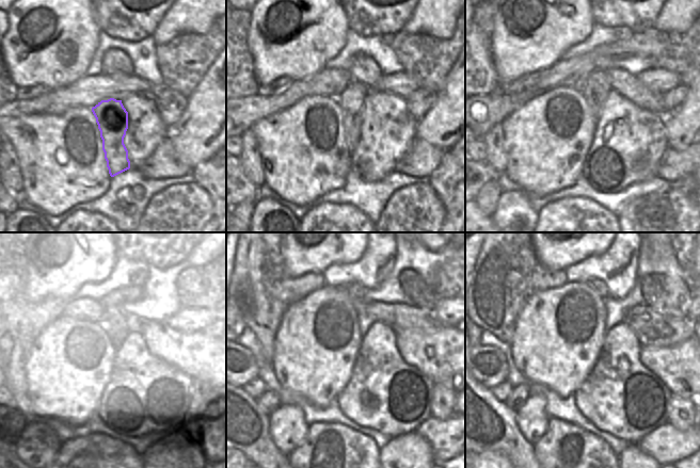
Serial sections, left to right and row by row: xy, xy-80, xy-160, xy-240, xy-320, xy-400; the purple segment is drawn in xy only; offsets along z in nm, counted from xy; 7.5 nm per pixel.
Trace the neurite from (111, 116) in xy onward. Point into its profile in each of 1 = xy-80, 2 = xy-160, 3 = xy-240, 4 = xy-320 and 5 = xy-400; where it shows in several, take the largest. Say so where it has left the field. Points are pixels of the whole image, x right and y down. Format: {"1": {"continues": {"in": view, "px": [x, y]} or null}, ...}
{"1": {"continues": {"in": "xy-80", "px": [351, 100]}}, "2": {"continues": {"in": "xy-160", "px": [597, 87]}}, "3": {"continues": {"in": "xy-240", "px": [124, 319]}}, "4": {"continues": {"in": "xy-320", "px": [356, 291]}}, "5": {"continues": {"in": "xy-400", "px": [598, 285]}}}

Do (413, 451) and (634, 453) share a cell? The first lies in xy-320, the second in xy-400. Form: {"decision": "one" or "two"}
{"decision": "one"}

